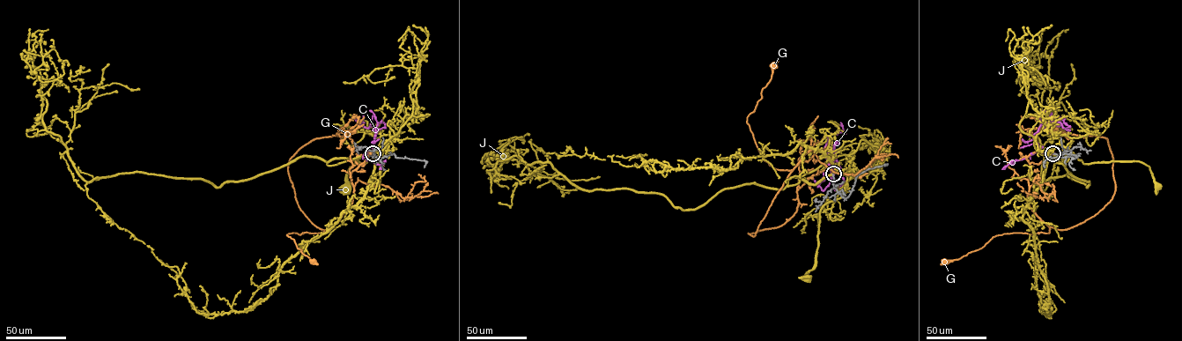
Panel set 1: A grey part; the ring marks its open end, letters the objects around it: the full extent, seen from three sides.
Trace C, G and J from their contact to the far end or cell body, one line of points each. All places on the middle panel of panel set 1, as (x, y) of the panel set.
C: (833, 174), (835, 154), (837, 162), (831, 171), (831, 181), (823, 190), (818, 186), (823, 171)
G: (833, 174), (827, 147), (812, 148), (790, 170), (777, 169), (763, 158), (747, 118), (761, 99), (773, 65)
J: (833, 174), (843, 172), (847, 181), (843, 195), (822, 208), (816, 263), (807, 273), (808, 278)

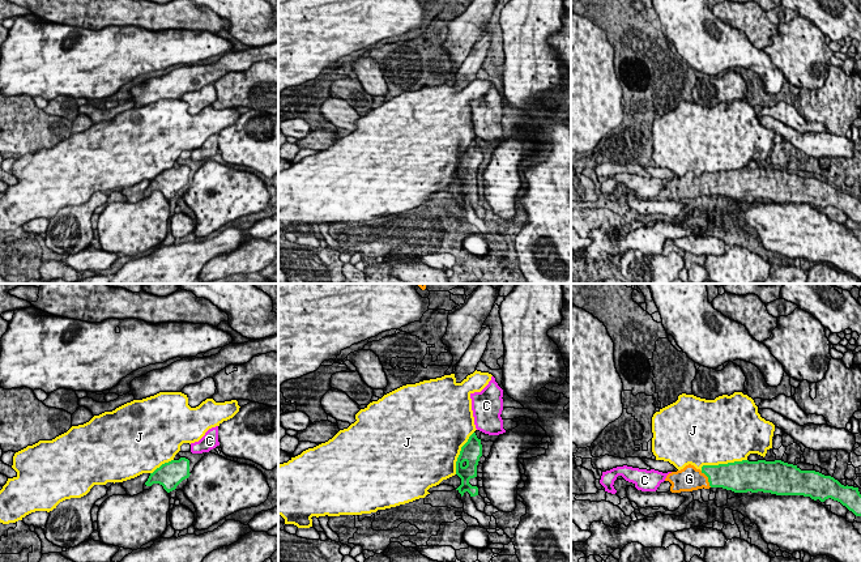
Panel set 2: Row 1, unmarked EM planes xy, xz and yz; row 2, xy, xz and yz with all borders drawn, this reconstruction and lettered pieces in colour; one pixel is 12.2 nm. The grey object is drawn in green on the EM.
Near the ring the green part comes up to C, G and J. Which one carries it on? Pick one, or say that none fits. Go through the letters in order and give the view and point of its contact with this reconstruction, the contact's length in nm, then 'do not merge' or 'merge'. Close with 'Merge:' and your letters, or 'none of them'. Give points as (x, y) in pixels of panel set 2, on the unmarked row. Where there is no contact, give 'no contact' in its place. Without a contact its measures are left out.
C: no contact | do not merge
G: yz (708, 186) | 240 nm | merge
J: yz (723, 171) | 600 nm | do not merge
Merge: G

